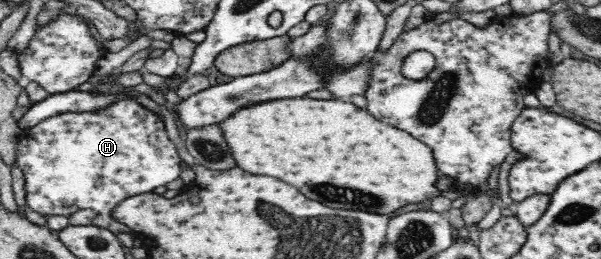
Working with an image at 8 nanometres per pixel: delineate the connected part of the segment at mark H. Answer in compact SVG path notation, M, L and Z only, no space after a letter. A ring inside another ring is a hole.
M123 99L115 105L111 105L105 111L99 113L63 113L63 115L55 115L45 119L35 125L22 131L17 145L17 162L19 169L25 174L26 190L27 190L27 206L31 210L40 214L63 214L69 217L73 212L80 209L91 208L97 214L109 214L111 210L117 207L117 203L121 203L127 197L135 195L151 193L159 186L167 186L170 181L179 181L181 175L181 162L176 145L168 136L164 121L150 110L138 104L133 99Z

